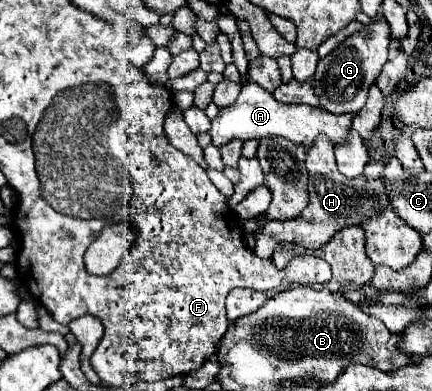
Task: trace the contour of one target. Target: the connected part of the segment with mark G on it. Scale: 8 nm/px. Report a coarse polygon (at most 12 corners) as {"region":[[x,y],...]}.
{"region":[[386,21],[318,61],[314,93],[330,113],[356,113],[388,61]]}

